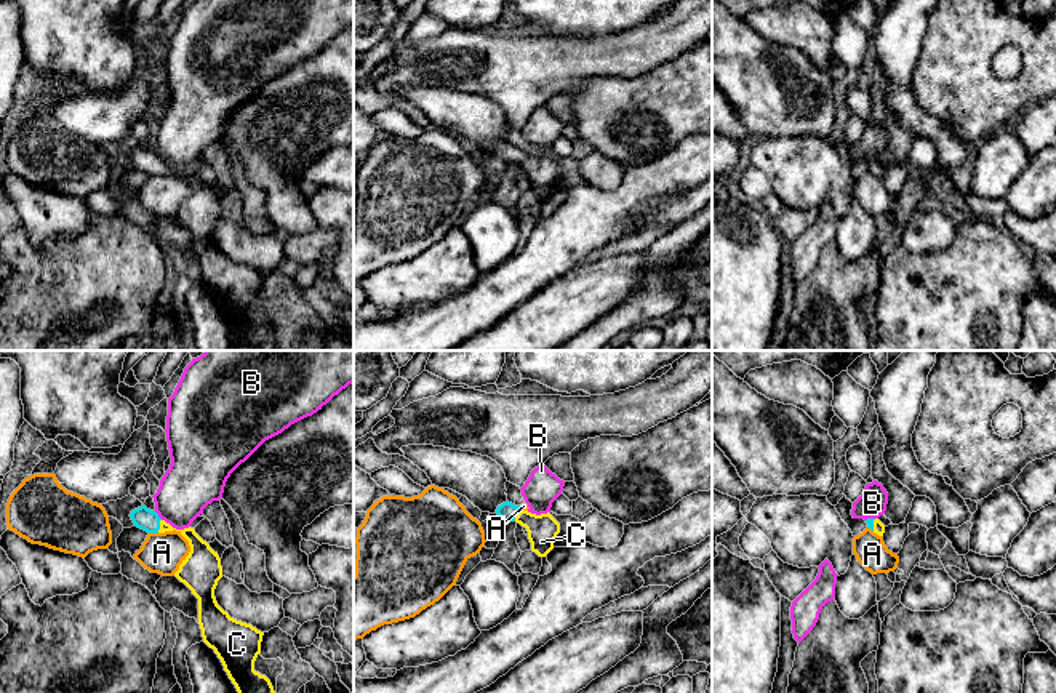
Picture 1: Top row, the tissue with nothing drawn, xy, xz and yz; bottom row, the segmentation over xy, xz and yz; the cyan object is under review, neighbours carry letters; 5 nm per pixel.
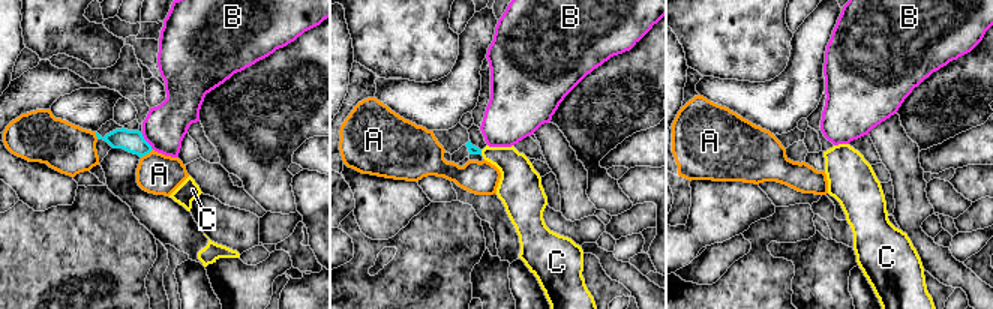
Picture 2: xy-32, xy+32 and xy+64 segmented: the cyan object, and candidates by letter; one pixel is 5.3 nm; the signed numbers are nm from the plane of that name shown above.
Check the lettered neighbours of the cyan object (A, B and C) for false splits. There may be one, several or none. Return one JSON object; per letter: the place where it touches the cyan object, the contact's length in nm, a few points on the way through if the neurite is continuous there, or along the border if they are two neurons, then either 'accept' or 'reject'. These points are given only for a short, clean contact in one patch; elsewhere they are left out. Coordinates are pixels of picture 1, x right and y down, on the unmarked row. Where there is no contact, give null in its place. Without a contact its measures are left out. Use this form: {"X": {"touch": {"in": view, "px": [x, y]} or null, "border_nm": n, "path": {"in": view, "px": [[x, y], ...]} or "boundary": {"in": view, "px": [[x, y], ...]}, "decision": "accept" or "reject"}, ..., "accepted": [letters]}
{"A": {"touch": {"in": "xy", "px": [154, 173]}, "border_nm": 50, "decision": "reject"}, "B": {"touch": {"in": "xy", "px": [157, 157]}, "border_nm": 60, "boundary": {"in": "xy", "px": [[156, 152], [162, 160]]}, "decision": "reject"}, "C": {"touch": {"in": "xy", "px": [159, 167]}, "border_nm": 70, "path": {"in": "xy", "px": [[143, 159], [159, 167], [184, 173], [200, 194]]}, "decision": "accept"}, "accepted": ["C"]}

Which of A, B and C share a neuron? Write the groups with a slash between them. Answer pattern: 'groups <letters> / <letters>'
groups A / B / C

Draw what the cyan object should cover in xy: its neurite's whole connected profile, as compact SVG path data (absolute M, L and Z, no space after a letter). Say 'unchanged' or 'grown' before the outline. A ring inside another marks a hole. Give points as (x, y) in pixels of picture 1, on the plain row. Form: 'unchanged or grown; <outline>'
grown; M144 146L130 155L134 168L147 173L147 174L165 174L165 173L173 173L170 165L162 162L157 154L147 150Z

